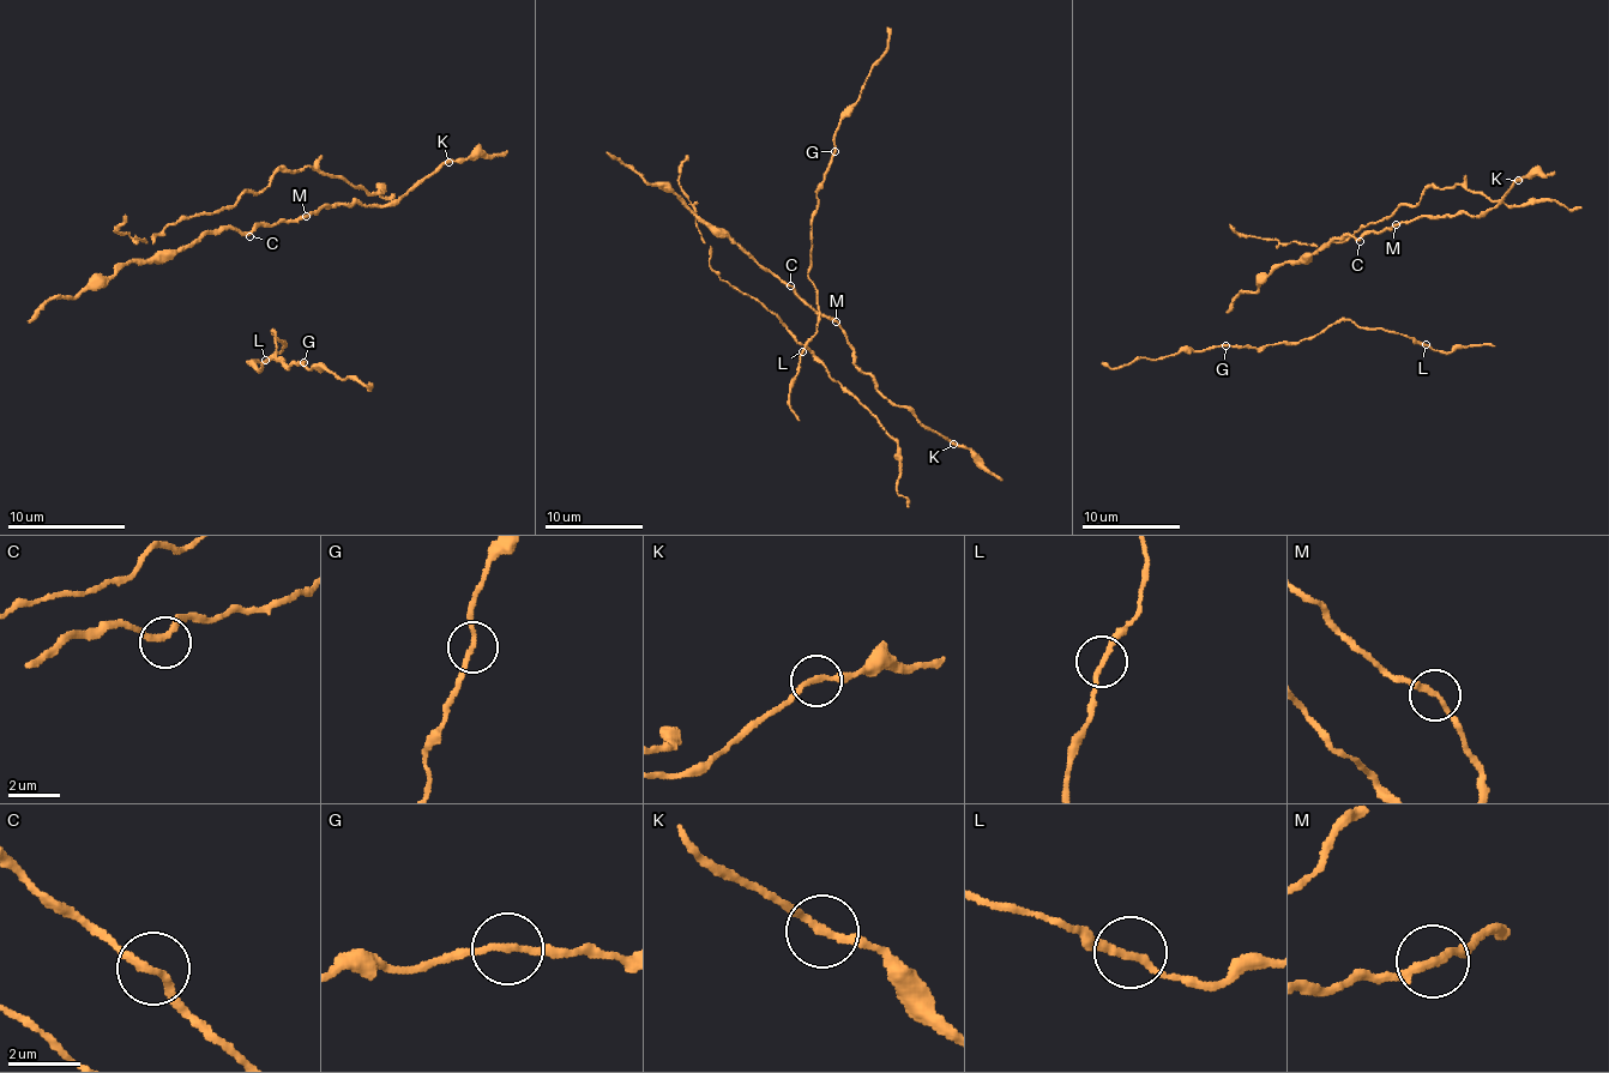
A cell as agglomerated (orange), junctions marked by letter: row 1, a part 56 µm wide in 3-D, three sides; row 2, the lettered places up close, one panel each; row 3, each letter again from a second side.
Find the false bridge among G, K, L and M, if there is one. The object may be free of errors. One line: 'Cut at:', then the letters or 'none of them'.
Cut at: none of them

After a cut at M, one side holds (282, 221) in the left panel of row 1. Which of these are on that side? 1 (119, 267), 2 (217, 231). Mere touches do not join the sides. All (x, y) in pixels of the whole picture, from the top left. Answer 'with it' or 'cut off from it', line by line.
1: with it
2: with it

